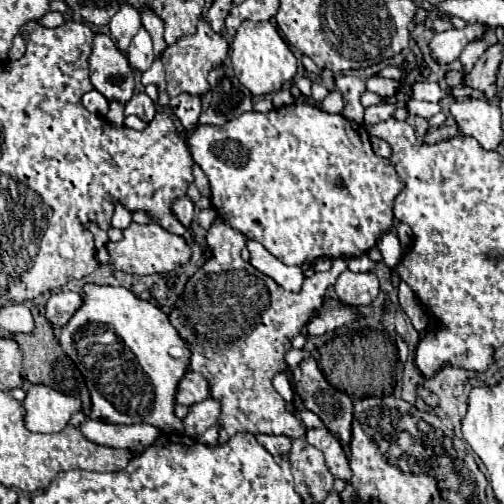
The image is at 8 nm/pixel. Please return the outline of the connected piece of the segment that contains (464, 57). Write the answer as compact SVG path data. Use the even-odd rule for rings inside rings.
M473 41L471 45L467 45L465 49L463 49L463 53L461 53L461 57L459 57L459 61L463 63L463 73L469 73L471 71L471 67L473 67L473 63L487 51L487 43L485 41Z

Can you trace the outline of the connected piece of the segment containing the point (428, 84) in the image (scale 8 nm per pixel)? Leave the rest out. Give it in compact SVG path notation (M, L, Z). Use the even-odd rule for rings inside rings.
M417 81L411 85L411 97L421 101L441 101L445 97L443 90L439 89L439 83L433 81Z

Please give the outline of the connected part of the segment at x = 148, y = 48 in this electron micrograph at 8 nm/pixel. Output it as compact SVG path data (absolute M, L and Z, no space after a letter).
M143 27L133 37L129 53L127 53L127 59L129 59L131 67L135 67L139 71L145 71L145 69L151 67L155 55L153 55L153 45L151 45L151 35Z

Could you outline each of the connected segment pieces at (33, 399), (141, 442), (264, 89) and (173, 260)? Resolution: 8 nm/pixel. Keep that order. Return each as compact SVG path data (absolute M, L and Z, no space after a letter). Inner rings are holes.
M33 385L23 401L27 411L25 425L37 433L59 433L63 431L71 417L81 411L81 401L73 395L53 391L45 385Z
M91 419L81 423L79 429L89 441L97 445L135 451L147 449L159 435L159 429L151 425L111 425L105 421L91 421Z
M243 21L237 35L231 41L229 63L235 71L235 77L239 77L239 81L251 91L253 97L277 93L283 87L283 83L293 79L297 71L297 59L293 51L283 41L283 37L279 35L277 27L271 21L263 21L263 23Z
M131 223L123 231L123 241L119 243L107 243L113 265L123 271L123 273L133 273L133 275L151 275L151 273L165 273L173 271L175 267L181 267L189 261L191 257L191 247L183 237L175 237L173 233L167 233L161 225L149 223L149 225L137 225Z

